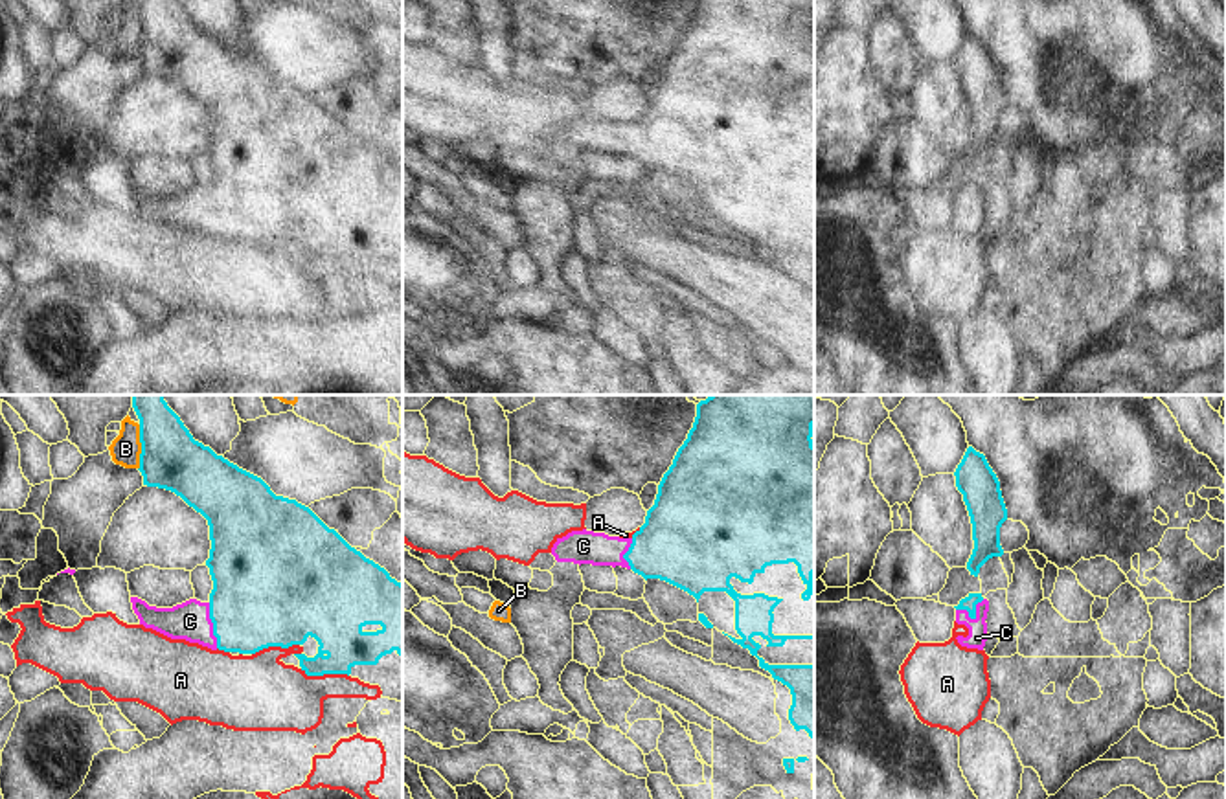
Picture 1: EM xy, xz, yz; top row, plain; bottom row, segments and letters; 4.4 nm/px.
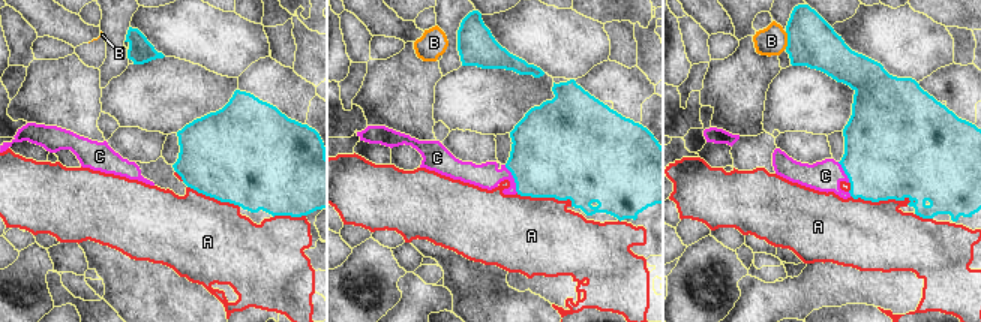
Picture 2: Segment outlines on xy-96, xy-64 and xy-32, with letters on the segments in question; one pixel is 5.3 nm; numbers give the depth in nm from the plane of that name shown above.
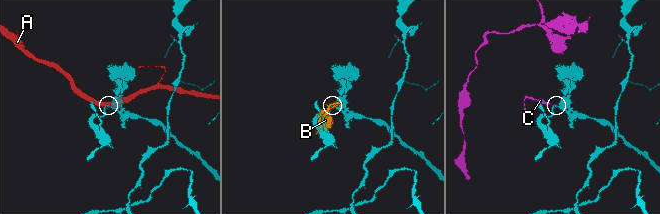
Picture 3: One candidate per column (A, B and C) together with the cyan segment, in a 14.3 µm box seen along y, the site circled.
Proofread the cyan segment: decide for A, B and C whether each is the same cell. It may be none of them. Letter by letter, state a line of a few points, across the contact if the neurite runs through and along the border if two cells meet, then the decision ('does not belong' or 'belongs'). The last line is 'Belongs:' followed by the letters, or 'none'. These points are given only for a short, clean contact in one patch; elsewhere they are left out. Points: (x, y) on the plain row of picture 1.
A: does not belong
B: does not belong
C: line xy (261, 184), (239, 206), (214, 213), (190, 210); belongs
Belongs: C

